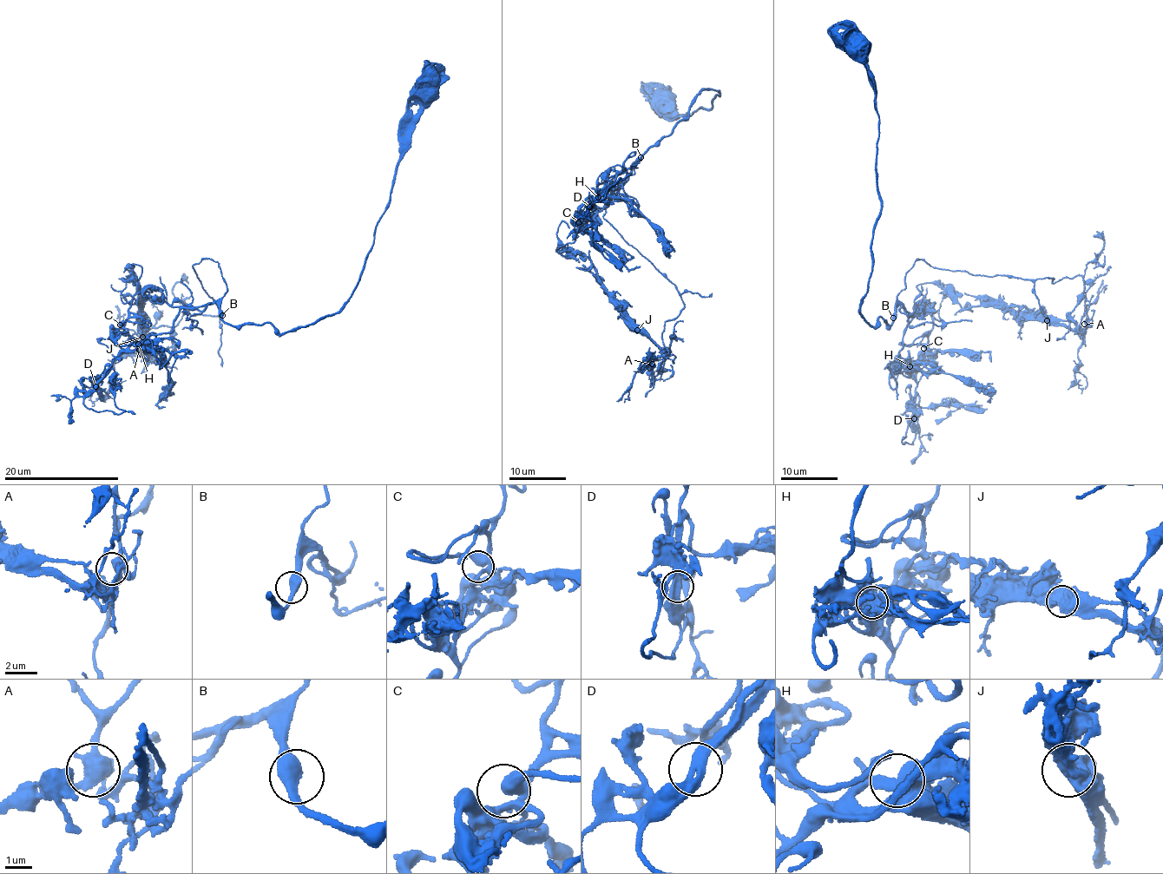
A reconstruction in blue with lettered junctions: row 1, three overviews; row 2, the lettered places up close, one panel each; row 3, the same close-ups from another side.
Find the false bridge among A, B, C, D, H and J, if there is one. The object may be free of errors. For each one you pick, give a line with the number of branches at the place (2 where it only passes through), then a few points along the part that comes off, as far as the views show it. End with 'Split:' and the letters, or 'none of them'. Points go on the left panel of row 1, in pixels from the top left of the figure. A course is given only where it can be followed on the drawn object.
Split: none of them

